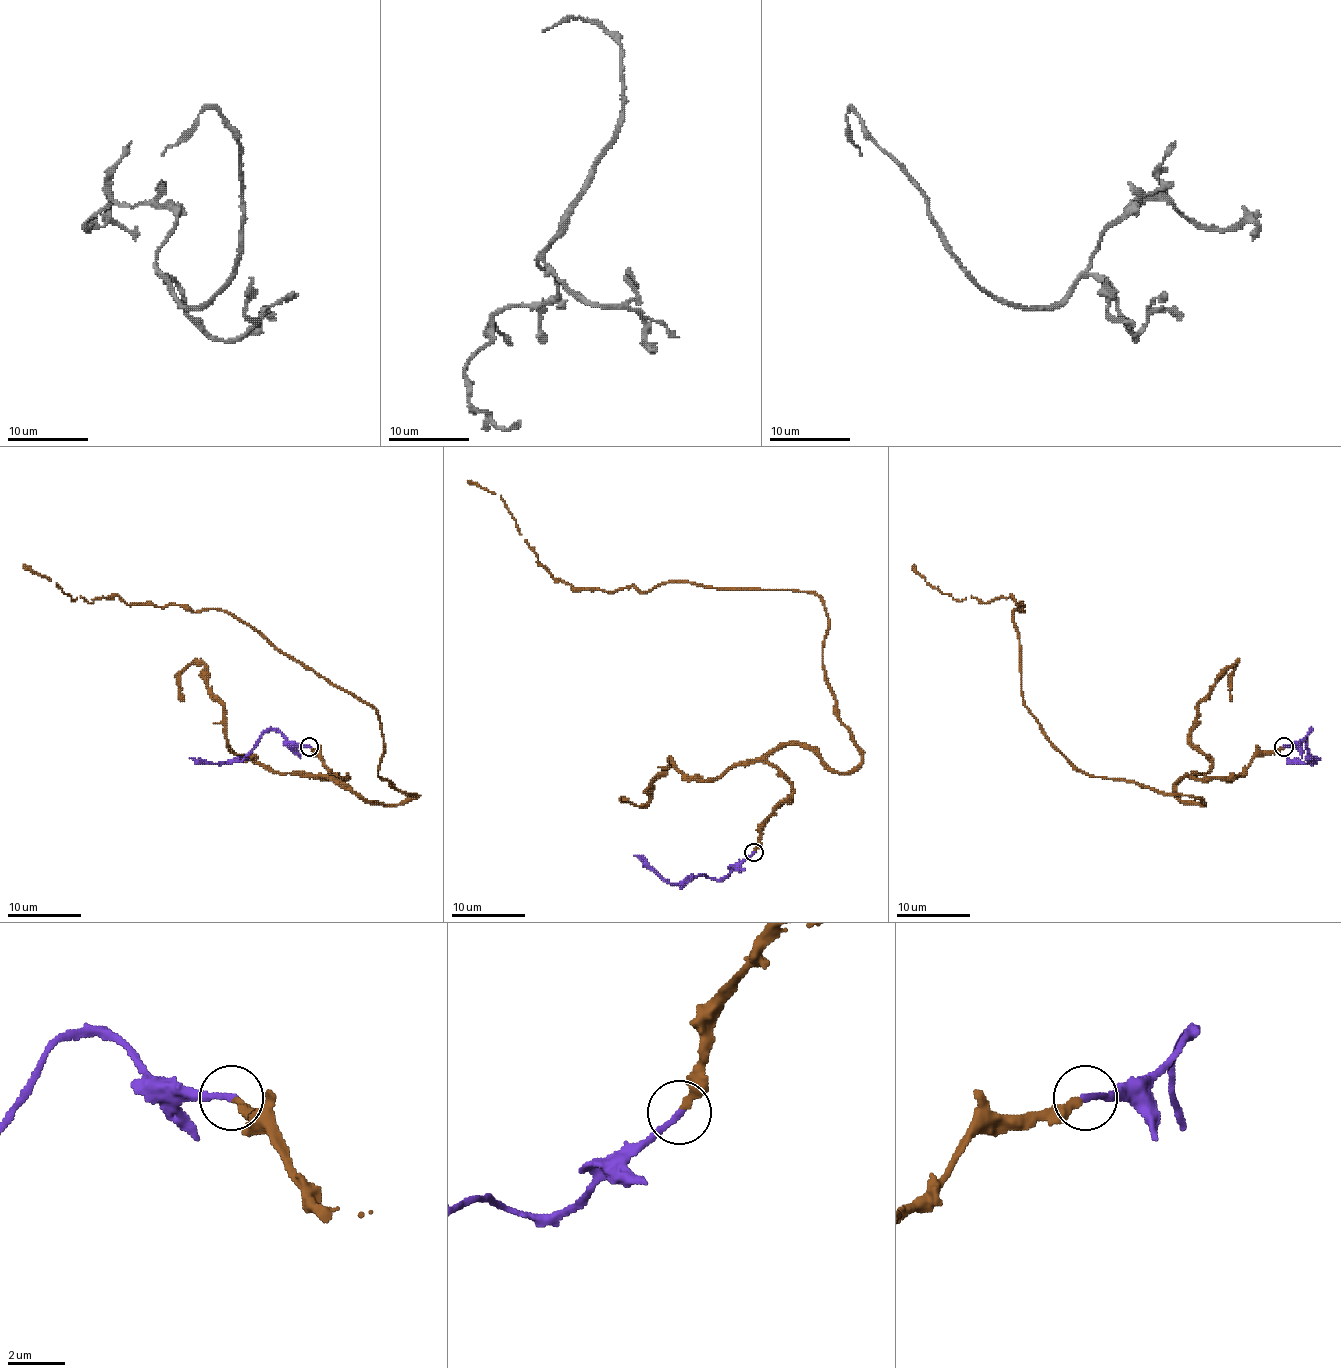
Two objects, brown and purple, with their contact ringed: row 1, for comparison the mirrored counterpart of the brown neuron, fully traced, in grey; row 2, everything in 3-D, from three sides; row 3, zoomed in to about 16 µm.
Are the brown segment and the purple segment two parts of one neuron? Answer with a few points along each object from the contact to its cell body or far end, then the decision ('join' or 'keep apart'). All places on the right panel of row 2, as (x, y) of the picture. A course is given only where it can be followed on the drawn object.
brown runs (1283, 747), (1239, 775), (1176, 786), (1204, 804), (1089, 776), (1023, 701), (1023, 605), (956, 601), (914, 564); purple runs (1283, 747), (1294, 747), (1311, 730), (1307, 734), (1307, 751), (1315, 762), (1296, 763), (1287, 758); join

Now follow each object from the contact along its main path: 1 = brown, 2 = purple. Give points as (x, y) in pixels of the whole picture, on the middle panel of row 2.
1: (754, 852), (791, 793), (770, 754), (861, 761), (824, 602), (575, 589), (467, 482)
2: (754, 852), (724, 878), (711, 879), (708, 876), (695, 876), (684, 883), (663, 881), (634, 855)

